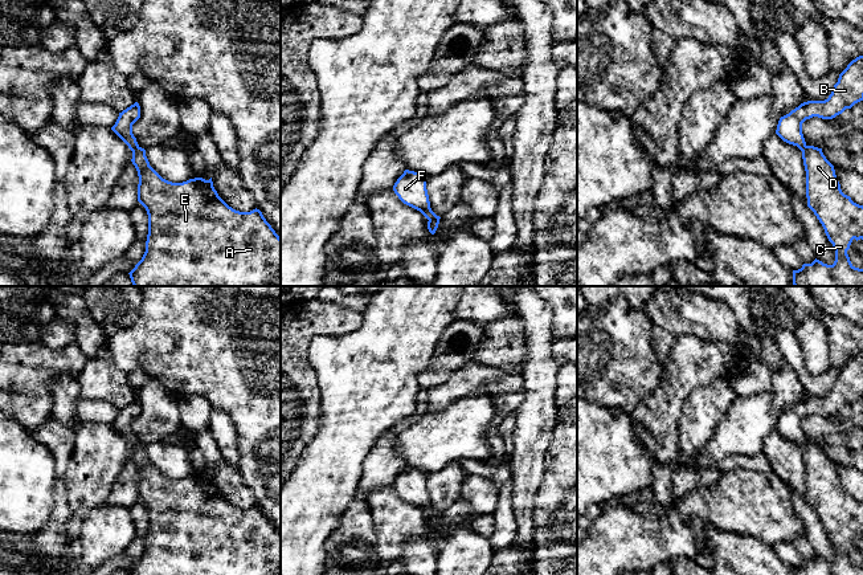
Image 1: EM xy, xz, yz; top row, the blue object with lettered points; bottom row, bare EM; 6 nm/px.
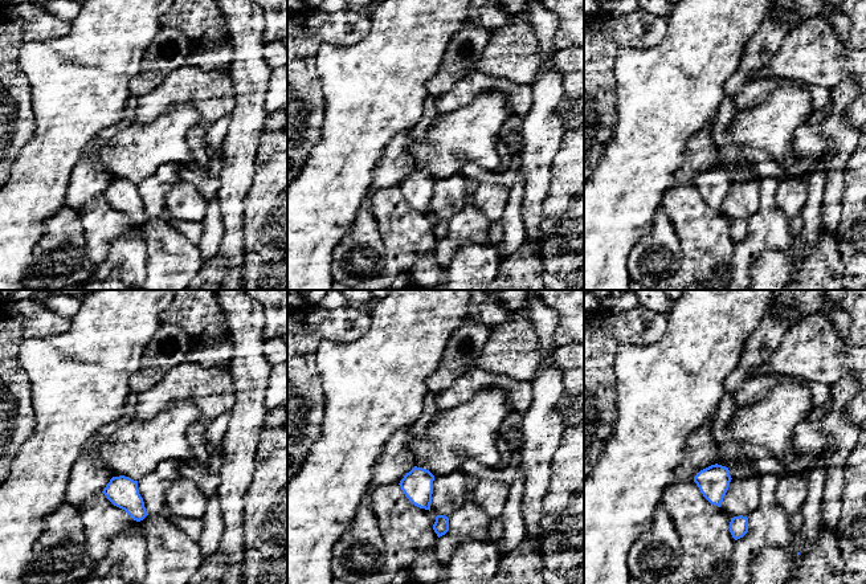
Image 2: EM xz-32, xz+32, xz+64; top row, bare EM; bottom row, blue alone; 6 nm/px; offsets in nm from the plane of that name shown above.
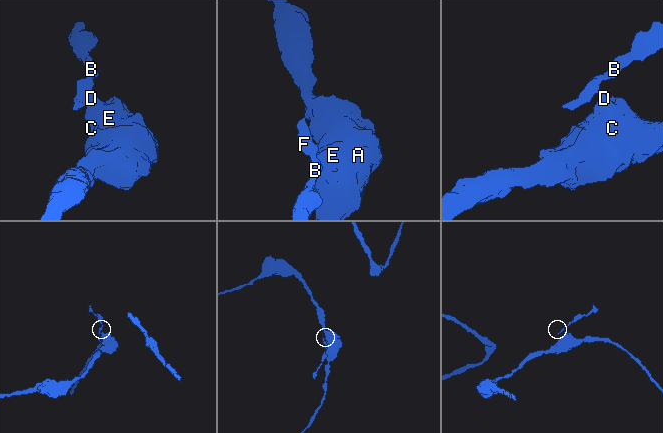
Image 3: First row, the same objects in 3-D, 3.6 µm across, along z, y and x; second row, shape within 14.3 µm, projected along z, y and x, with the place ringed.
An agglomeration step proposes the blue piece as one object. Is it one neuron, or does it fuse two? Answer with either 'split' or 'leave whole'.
split

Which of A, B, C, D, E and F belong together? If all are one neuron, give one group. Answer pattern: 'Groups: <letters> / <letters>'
Groups: A C D E / B F

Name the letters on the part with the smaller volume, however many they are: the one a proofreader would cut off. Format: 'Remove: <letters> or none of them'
Remove: B, F

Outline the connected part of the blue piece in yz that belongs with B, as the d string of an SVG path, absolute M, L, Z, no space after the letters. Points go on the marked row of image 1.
M863 56L852 60L839 74L827 99L803 102L781 117L776 134L784 142L803 151L807 146L802 134L802 123L806 119L813 117L833 119L860 101L863 101Z

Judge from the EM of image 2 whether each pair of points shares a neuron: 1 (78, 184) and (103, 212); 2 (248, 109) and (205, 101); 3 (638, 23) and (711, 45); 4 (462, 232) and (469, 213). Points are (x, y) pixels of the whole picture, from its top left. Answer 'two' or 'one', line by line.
1: two
2: two
3: two
4: one

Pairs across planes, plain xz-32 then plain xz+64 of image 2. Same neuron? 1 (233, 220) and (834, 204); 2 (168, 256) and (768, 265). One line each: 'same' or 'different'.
1: same
2: same

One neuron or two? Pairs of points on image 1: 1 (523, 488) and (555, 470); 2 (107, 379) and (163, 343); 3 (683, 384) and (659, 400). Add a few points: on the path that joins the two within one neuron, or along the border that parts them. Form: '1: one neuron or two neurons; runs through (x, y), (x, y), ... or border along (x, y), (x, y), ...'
1: two neurons; border along (548, 447), (543, 478), (535, 496), (535, 508)
2: two neurons; border along (107, 346), (113, 362), (127, 374)
3: one neuron; runs through (678, 386), (665, 399)

